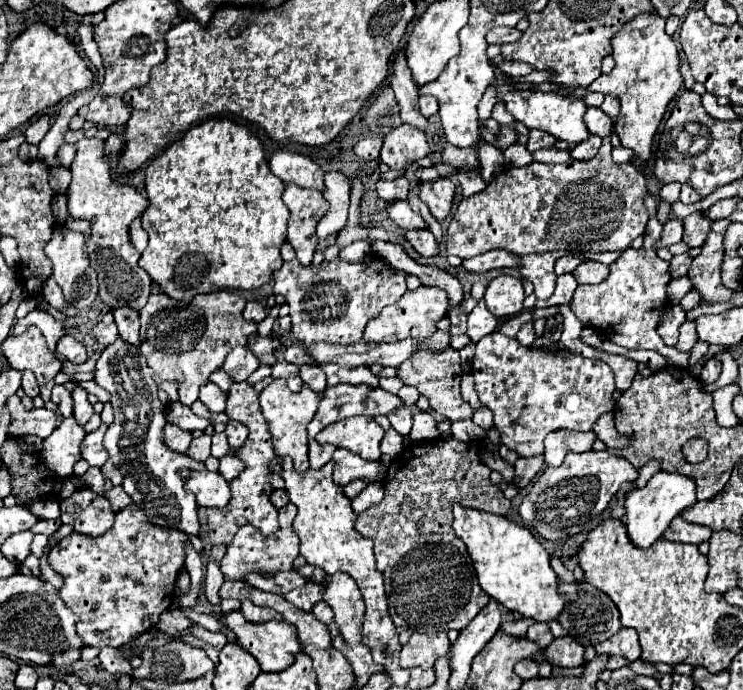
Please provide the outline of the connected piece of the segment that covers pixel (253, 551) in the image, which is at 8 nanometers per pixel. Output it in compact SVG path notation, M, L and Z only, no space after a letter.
M293 503L279 509L279 527L277 533L271 537L265 537L259 533L259 529L253 529L251 525L243 525L237 533L233 543L227 547L227 555L221 561L221 571L227 579L243 581L249 573L277 573L277 571L291 571L293 561L299 555L299 537L293 531L291 523L297 515L297 507Z

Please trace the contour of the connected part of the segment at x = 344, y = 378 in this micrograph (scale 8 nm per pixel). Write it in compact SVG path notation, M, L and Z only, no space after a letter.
M323 365L327 375L327 385L337 383L369 383L377 387L377 377L371 373L369 367L337 367L337 365Z

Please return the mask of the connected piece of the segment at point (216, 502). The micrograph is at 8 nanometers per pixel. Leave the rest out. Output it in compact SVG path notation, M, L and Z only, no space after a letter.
M189 471L185 479L185 489L189 489L197 497L197 505L201 507L219 507L223 509L231 499L229 483L223 479L219 471Z

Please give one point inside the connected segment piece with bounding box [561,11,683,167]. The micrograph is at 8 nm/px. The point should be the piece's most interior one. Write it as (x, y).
(646, 72)

